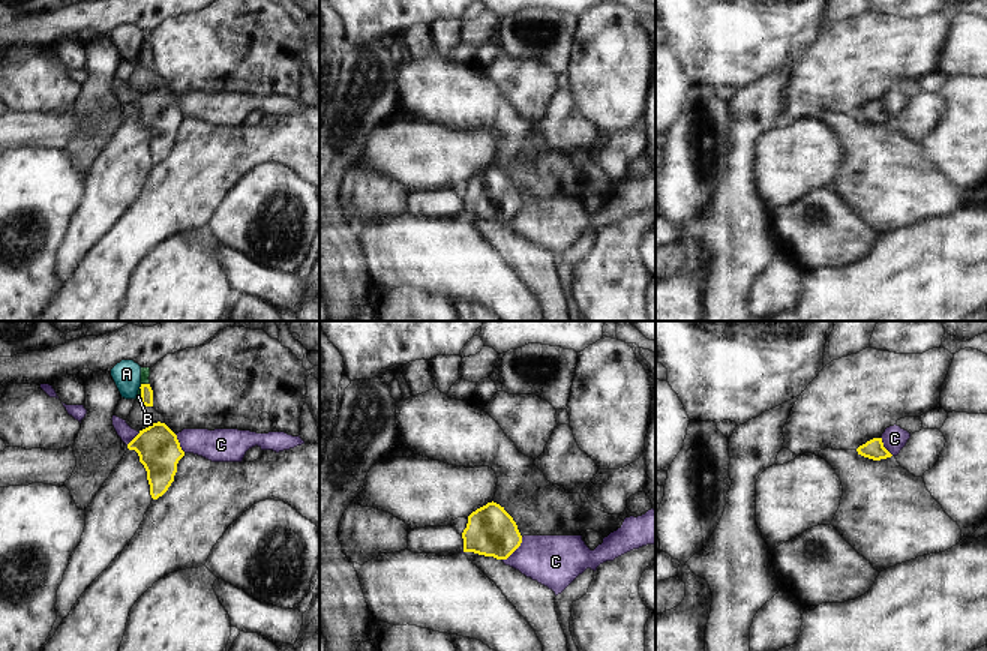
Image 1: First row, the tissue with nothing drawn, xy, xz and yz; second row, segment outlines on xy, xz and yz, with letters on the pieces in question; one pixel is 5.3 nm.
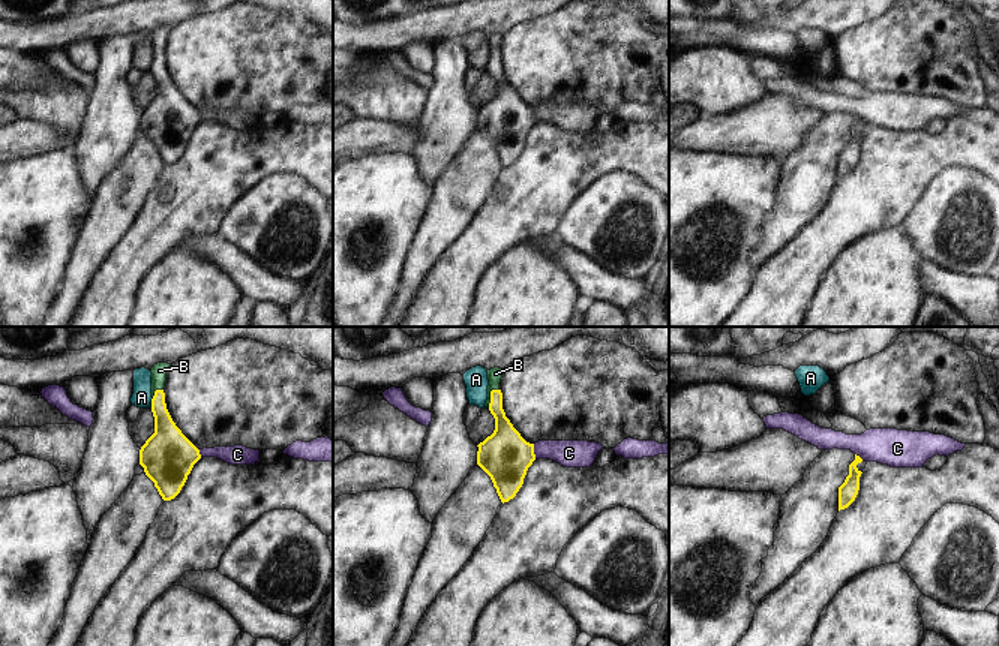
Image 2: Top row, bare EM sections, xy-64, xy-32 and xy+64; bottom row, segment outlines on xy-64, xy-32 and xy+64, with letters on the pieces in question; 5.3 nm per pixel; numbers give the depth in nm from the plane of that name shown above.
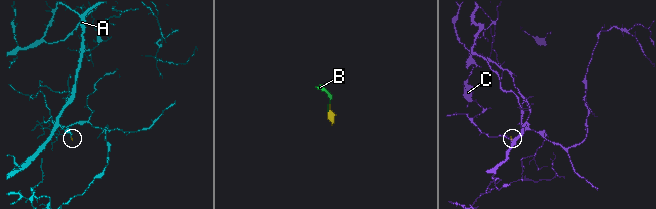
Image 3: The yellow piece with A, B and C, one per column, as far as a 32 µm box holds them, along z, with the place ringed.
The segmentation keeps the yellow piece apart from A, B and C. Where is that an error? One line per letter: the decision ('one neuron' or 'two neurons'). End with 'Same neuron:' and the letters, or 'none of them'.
A: two neurons
B: one neuron
C: two neurons
Same neuron: B

